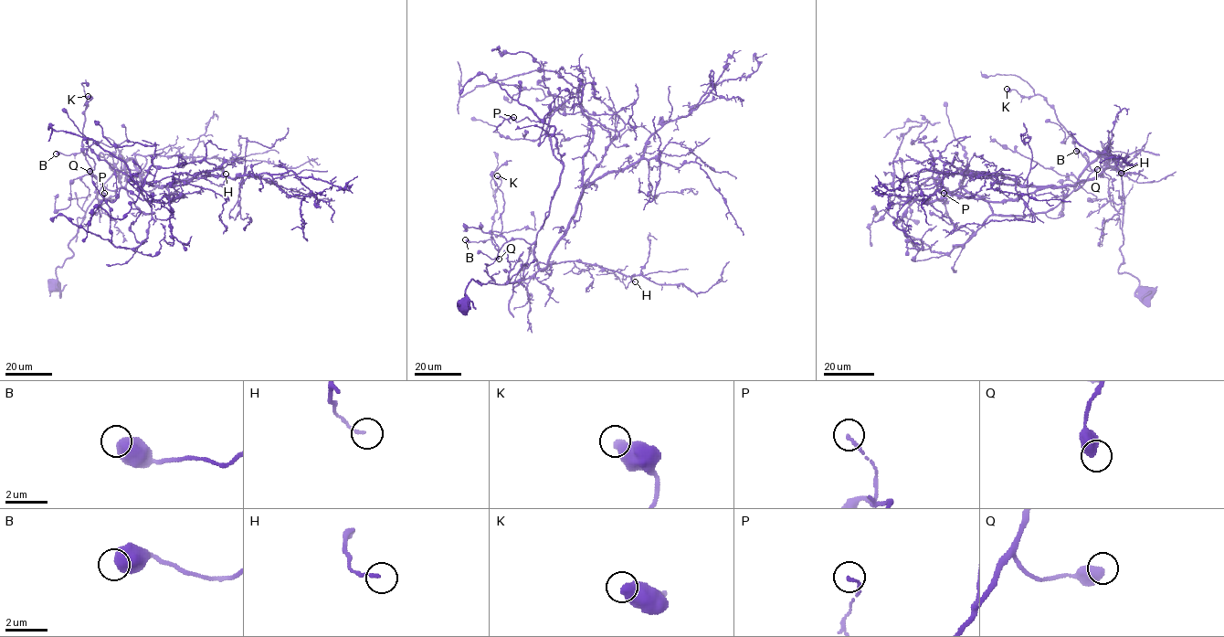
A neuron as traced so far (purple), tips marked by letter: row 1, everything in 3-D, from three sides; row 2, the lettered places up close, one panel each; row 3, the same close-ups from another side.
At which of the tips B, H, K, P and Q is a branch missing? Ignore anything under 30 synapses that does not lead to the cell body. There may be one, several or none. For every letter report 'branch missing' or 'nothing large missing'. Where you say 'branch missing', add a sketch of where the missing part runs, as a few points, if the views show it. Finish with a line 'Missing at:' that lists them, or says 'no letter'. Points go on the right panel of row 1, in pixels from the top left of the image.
B: nothing large missing
H: nothing large missing
K: nothing large missing
P: nothing large missing
Q: nothing large missing
Missing at: no letter

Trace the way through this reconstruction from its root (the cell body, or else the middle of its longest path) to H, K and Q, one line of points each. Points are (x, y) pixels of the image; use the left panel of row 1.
H: (55, 285), (87, 207), (114, 173), (138, 166), (137, 154), (221, 158), (226, 174)
K: (55, 285), (100, 187), (135, 168), (129, 158), (126, 184), (114, 190), (94, 176), (82, 150), (88, 96)
Q: (55, 285), (88, 206), (114, 173), (135, 164), (127, 160), (126, 184), (114, 190), (89, 171)

